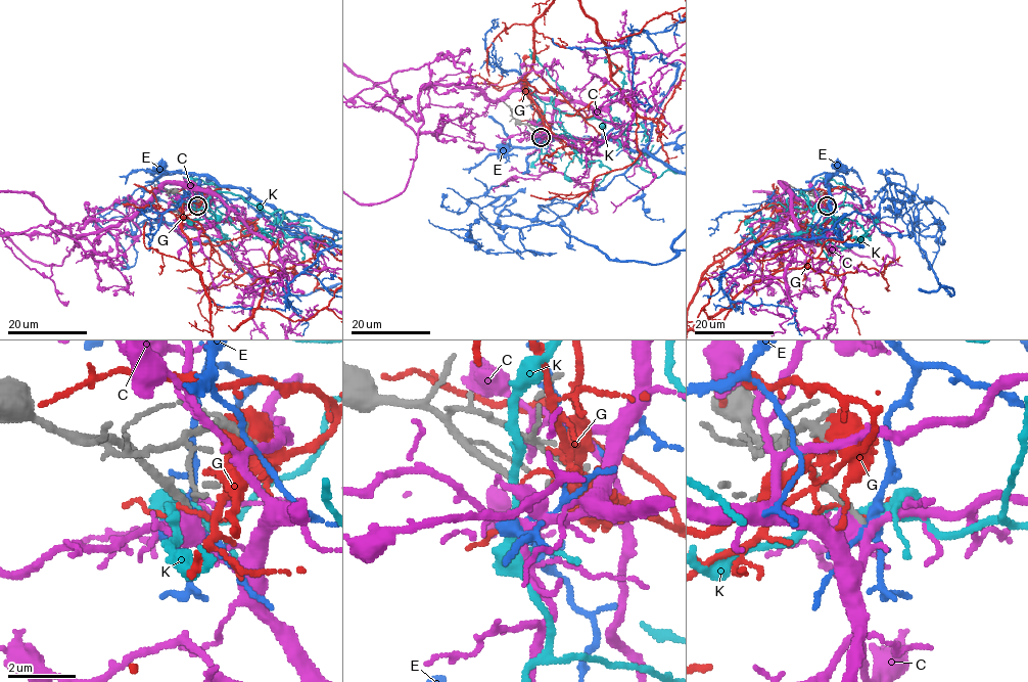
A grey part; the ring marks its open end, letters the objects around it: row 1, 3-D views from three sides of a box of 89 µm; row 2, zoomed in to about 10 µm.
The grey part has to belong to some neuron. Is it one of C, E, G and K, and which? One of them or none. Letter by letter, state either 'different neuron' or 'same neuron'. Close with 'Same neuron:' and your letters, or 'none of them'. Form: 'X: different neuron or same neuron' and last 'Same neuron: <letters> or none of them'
C: different neuron
E: different neuron
G: different neuron
K: different neuron
Same neuron: none of them

